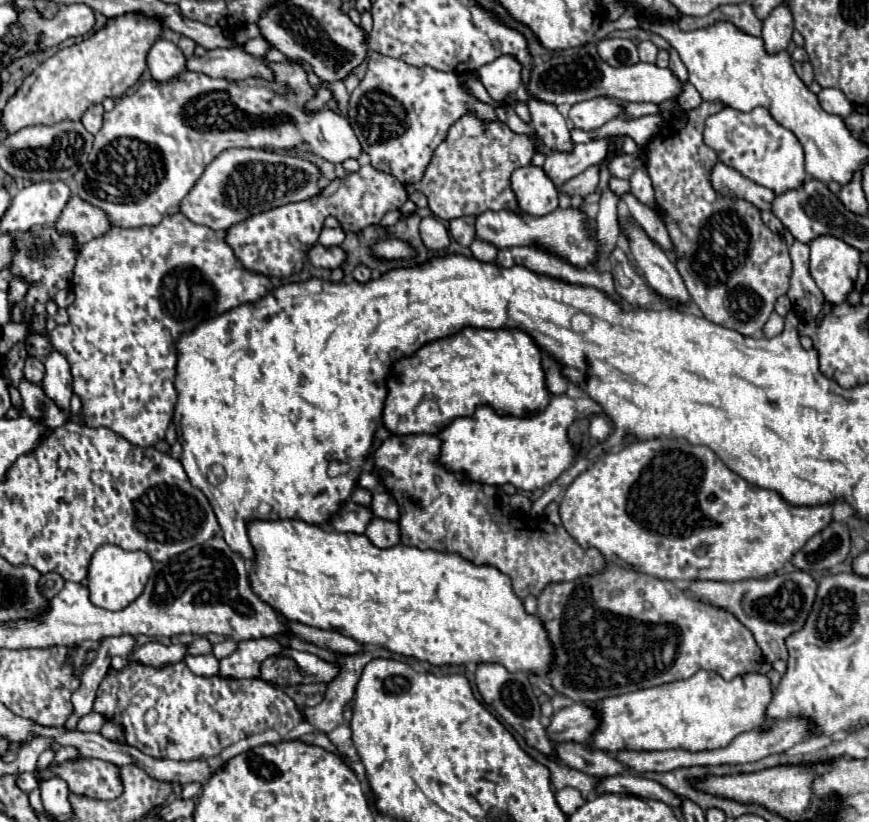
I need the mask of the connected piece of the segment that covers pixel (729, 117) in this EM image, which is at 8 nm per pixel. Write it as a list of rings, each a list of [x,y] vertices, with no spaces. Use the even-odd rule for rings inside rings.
[[[725,107],[721,113],[711,115],[705,125],[705,141],[715,149],[721,163],[737,169],[743,177],[757,185],[771,189],[775,195],[783,195],[797,189],[805,181],[805,159],[803,147],[797,137],[781,127],[767,109],[753,109],[749,113]]]

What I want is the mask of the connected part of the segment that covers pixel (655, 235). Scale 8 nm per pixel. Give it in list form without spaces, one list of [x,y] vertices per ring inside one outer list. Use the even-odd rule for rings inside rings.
[[[625,193],[621,199],[623,199],[625,205],[629,207],[629,213],[631,213],[633,221],[635,221],[655,243],[659,243],[667,253],[671,253],[671,241],[669,241],[669,237],[667,237],[667,229],[665,229],[665,225],[663,225],[661,215],[659,215],[655,209],[647,207],[647,205],[643,205],[643,203],[639,203],[639,201],[635,201],[635,197],[631,197],[631,193]]]

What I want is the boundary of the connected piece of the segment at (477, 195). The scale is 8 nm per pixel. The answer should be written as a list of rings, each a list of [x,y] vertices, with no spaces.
[[[463,115],[451,129],[447,139],[433,153],[433,159],[421,181],[407,185],[407,193],[423,193],[429,199],[429,209],[441,219],[463,215],[481,215],[485,211],[519,211],[517,199],[509,187],[509,177],[515,169],[531,163],[535,141],[527,135],[517,135],[505,123],[481,123],[473,115]]]

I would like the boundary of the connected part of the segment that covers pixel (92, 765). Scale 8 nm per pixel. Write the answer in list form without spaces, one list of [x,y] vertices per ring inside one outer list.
[[[69,759],[59,765],[49,765],[37,773],[39,781],[47,781],[51,777],[63,779],[71,793],[91,799],[113,801],[123,793],[119,769],[99,759]]]

